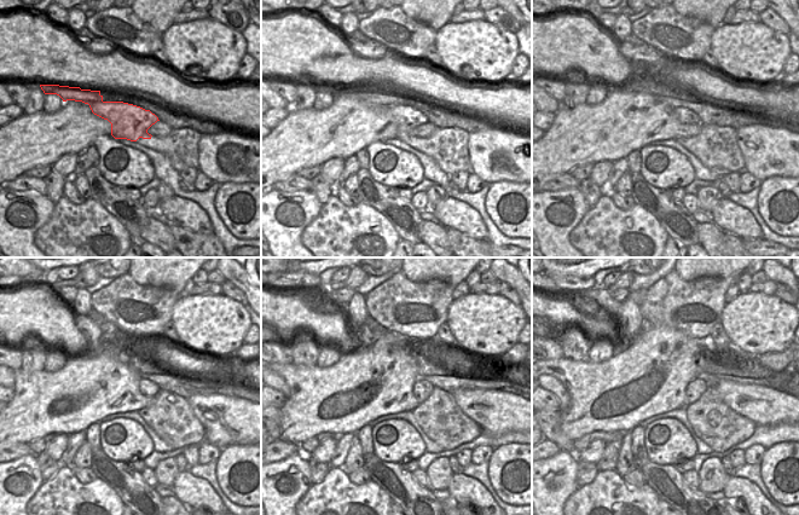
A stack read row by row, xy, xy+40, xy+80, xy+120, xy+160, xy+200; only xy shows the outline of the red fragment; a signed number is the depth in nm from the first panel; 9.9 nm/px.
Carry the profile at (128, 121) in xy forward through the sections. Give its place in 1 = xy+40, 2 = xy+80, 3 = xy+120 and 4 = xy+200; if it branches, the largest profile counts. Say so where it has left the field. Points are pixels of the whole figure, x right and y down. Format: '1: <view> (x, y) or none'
1: xy+40 (406, 117)
2: xy+80 (685, 116)
3: xy+120 (148, 388)
4: xy+200 (695, 388)

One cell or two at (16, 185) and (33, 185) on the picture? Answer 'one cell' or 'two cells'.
one cell

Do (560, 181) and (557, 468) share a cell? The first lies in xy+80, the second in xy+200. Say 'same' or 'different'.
different

